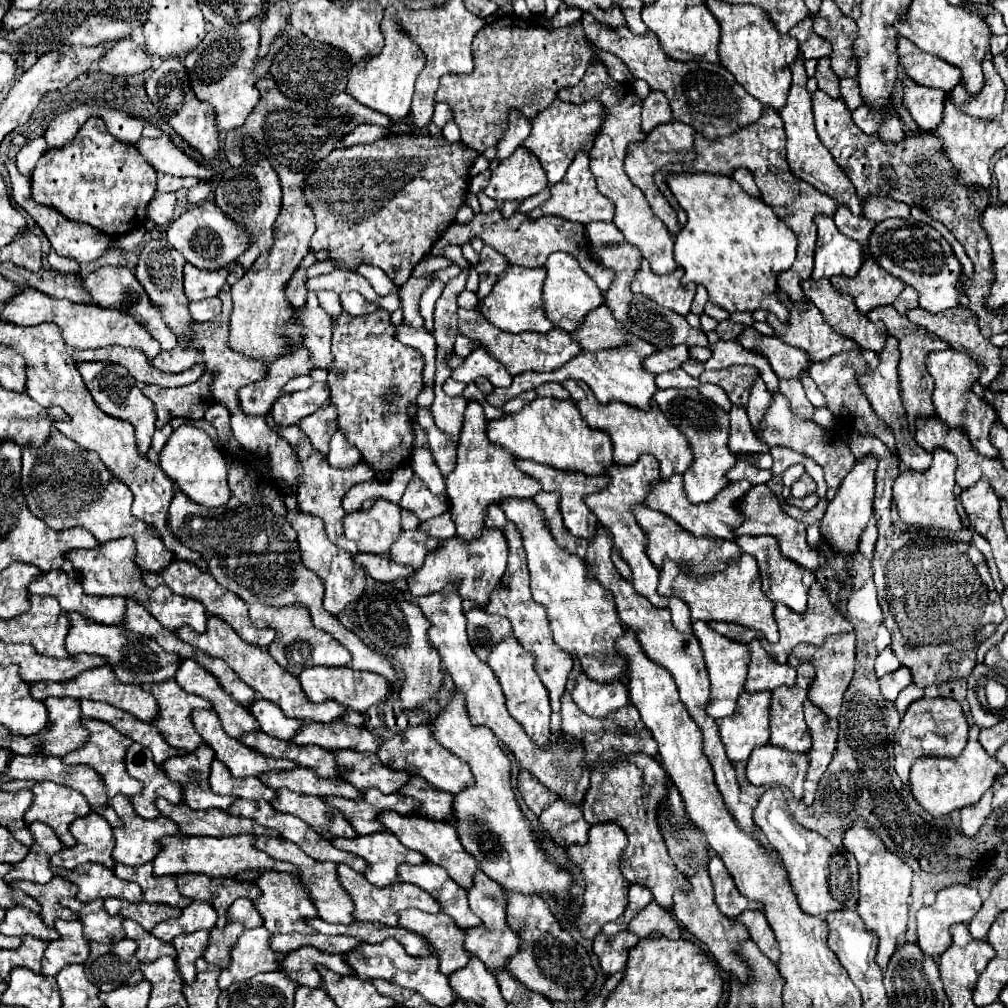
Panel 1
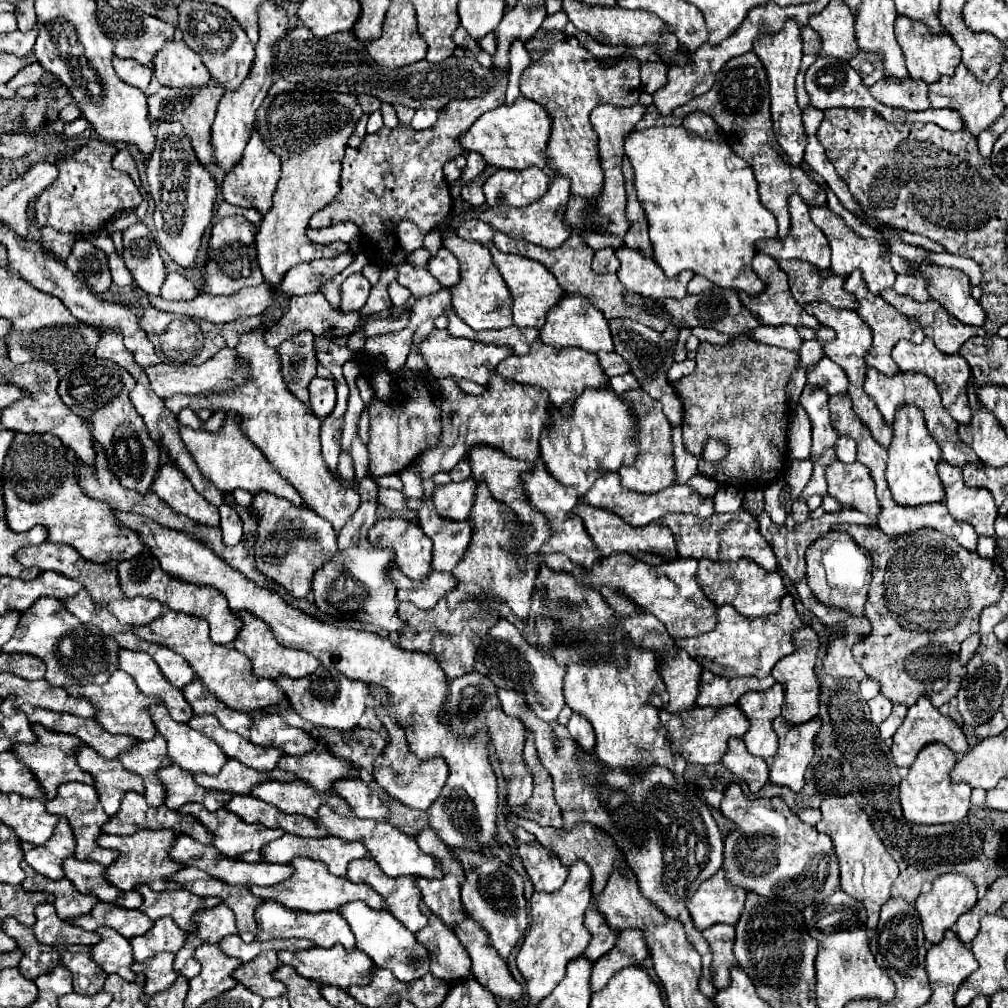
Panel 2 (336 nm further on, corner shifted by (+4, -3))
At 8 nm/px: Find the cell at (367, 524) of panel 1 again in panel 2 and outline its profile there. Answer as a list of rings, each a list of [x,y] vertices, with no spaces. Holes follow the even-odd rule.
[[[390,517],[378,519],[368,533],[368,541],[376,547],[388,547],[396,553],[396,565],[410,579],[424,579],[432,571],[430,549],[432,541],[424,537],[424,531],[410,521]]]

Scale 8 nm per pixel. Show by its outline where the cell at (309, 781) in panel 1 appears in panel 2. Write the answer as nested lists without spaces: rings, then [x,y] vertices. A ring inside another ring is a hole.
[[[228,759],[218,775],[206,775],[206,773],[192,773],[194,781],[204,789],[216,789],[216,791],[230,791],[246,795],[252,785],[258,785],[262,781],[268,781],[268,773],[260,773],[256,769],[248,769],[246,765],[240,765],[240,761]]]

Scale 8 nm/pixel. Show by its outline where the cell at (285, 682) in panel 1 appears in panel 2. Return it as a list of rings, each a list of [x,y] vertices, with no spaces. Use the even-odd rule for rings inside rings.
[[[166,611],[152,623],[134,627],[134,633],[140,639],[160,643],[160,645],[172,649],[174,653],[180,653],[192,665],[196,677],[204,683],[208,693],[214,693],[218,701],[222,701],[224,705],[228,705],[236,711],[254,713],[254,711],[260,711],[262,707],[276,705],[278,701],[284,699],[284,693],[280,693],[280,689],[274,685],[274,681],[260,679],[252,673],[252,663],[248,657],[244,657],[244,653],[236,653],[236,649],[226,649],[224,645],[216,645],[214,641],[210,641],[208,623],[200,621],[198,617],[184,617],[182,613]]]

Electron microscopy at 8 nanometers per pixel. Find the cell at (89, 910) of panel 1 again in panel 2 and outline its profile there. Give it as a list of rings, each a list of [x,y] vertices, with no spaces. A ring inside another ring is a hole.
[[[42,903],[36,907],[34,911],[36,915],[36,923],[32,925],[32,931],[36,935],[36,939],[44,945],[68,945],[68,943],[80,943],[80,945],[96,945],[96,941],[100,941],[98,933],[92,931],[84,931],[76,925],[68,925],[66,921],[62,921],[56,911],[52,909],[52,905]]]

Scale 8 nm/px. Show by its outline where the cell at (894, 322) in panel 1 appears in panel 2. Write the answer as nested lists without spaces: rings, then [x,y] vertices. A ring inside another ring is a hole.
[[[856,269],[856,273],[850,273],[850,275],[848,275],[848,279],[844,281],[844,289],[856,297],[856,301],[858,301],[856,313],[858,313],[858,315],[868,323],[868,327],[872,329],[874,341],[872,341],[870,351],[868,351],[866,357],[864,357],[864,359],[866,359],[866,365],[878,369],[880,373],[896,375],[898,369],[896,369],[896,363],[894,363],[892,357],[890,357],[892,345],[896,345],[896,341],[900,341],[900,339],[908,339],[908,341],[912,341],[912,343],[920,343],[920,341],[924,339],[924,331],[920,329],[920,325],[916,323],[914,317],[906,317],[906,315],[898,313],[898,311],[896,311],[892,305],[888,305],[880,295],[870,293],[868,287],[864,285],[864,279],[862,279],[862,275],[860,275],[858,269]]]

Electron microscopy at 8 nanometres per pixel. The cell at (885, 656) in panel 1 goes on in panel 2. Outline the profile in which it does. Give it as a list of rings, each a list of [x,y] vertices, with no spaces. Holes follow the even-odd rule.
[[[866,677],[866,679],[860,683],[860,693],[862,693],[862,697],[868,701],[868,699],[874,699],[874,697],[880,693],[880,687],[878,687],[870,677]]]

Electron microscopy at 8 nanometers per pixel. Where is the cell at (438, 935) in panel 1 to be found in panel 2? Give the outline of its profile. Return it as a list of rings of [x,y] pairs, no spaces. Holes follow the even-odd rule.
[[[362,901],[342,905],[338,909],[338,913],[348,921],[350,929],[356,937],[356,947],[360,951],[364,951],[376,967],[392,971],[396,979],[406,981],[406,983],[414,981],[414,979],[420,979],[422,975],[428,973],[430,955],[428,955],[426,947],[420,945],[416,941],[416,937],[412,933],[408,933],[408,929],[404,929],[404,925],[400,925],[396,921],[396,917],[392,917],[392,913],[388,913],[386,909],[380,909],[380,911],[370,909]]]

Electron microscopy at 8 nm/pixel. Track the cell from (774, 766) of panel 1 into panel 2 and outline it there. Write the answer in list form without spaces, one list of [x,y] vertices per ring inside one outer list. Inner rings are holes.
[[[732,737],[728,741],[728,751],[722,757],[722,765],[730,769],[734,775],[746,781],[748,789],[752,793],[758,793],[768,783],[768,765],[760,757],[752,757],[746,751],[746,745],[742,739]]]

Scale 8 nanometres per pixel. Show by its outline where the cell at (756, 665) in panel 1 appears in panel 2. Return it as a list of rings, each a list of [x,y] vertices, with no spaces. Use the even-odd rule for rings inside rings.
[[[708,671],[700,675],[700,693],[696,699],[696,705],[700,707],[722,707],[722,705],[734,705],[744,693],[748,691],[766,691],[774,685],[774,677],[738,677],[738,679],[726,679],[716,677]]]

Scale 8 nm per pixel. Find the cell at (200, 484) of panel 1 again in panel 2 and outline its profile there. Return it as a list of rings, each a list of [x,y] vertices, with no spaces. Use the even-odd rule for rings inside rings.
[[[172,463],[162,465],[152,483],[152,491],[166,501],[176,513],[190,517],[198,525],[220,527],[218,507],[206,501],[192,483]]]

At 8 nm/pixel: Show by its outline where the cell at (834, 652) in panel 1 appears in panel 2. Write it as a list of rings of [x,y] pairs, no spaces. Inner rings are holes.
[[[802,627],[796,629],[794,635],[794,645],[796,651],[786,655],[784,659],[780,659],[774,669],[772,669],[772,677],[784,685],[784,705],[782,705],[782,717],[786,721],[790,721],[792,725],[800,725],[802,721],[810,721],[812,717],[818,715],[818,679],[814,673],[814,663],[816,663],[816,651],[818,651],[818,635],[814,629],[810,627]]]

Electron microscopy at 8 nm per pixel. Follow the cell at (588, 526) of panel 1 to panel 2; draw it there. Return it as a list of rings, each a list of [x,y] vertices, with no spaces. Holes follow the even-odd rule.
[[[476,445],[476,447],[472,447],[472,449],[468,451],[466,459],[468,459],[468,463],[470,463],[474,481],[486,483],[488,489],[490,489],[490,493],[492,493],[492,497],[494,497],[496,501],[508,505],[508,507],[518,515],[518,521],[520,521],[522,525],[530,525],[530,527],[532,527],[532,537],[530,537],[530,541],[526,543],[524,555],[526,555],[526,557],[534,555],[534,553],[540,549],[540,545],[544,545],[544,543],[548,541],[548,537],[552,537],[552,529],[548,527],[548,523],[544,521],[544,517],[540,517],[540,515],[536,513],[536,509],[528,507],[526,495],[524,495],[522,485],[520,485],[520,473],[532,469],[532,465],[530,465],[528,461],[518,461],[518,459],[514,459],[514,457],[508,457],[504,451],[494,449],[494,447],[488,447],[488,445]]]

